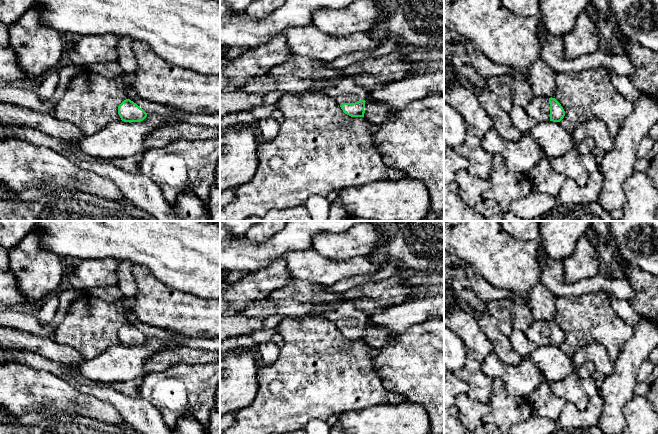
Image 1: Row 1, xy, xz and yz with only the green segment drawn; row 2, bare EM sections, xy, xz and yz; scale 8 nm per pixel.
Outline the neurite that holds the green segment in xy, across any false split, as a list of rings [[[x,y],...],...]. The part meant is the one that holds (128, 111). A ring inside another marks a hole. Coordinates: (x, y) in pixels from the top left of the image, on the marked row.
[[[126,99],[118,106],[118,114],[122,121],[131,123],[143,121],[148,113],[130,99]]]

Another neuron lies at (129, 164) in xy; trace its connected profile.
[[[137,154],[130,157],[115,158],[106,161],[109,161],[111,164],[115,165],[116,167],[128,173],[136,174],[139,173],[138,164],[141,161],[141,159],[142,159],[142,154]]]

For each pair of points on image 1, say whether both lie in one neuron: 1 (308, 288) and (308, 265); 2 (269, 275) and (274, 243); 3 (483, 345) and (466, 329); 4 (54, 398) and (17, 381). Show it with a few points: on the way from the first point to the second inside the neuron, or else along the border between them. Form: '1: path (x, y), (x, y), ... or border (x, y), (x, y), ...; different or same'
1: border (295, 279), (310, 281), (315, 284); different
2: border (276, 259), (265, 267), (249, 272); different
3: path (479, 342), (470, 333); same
4: path (45, 392), (26, 390); same

